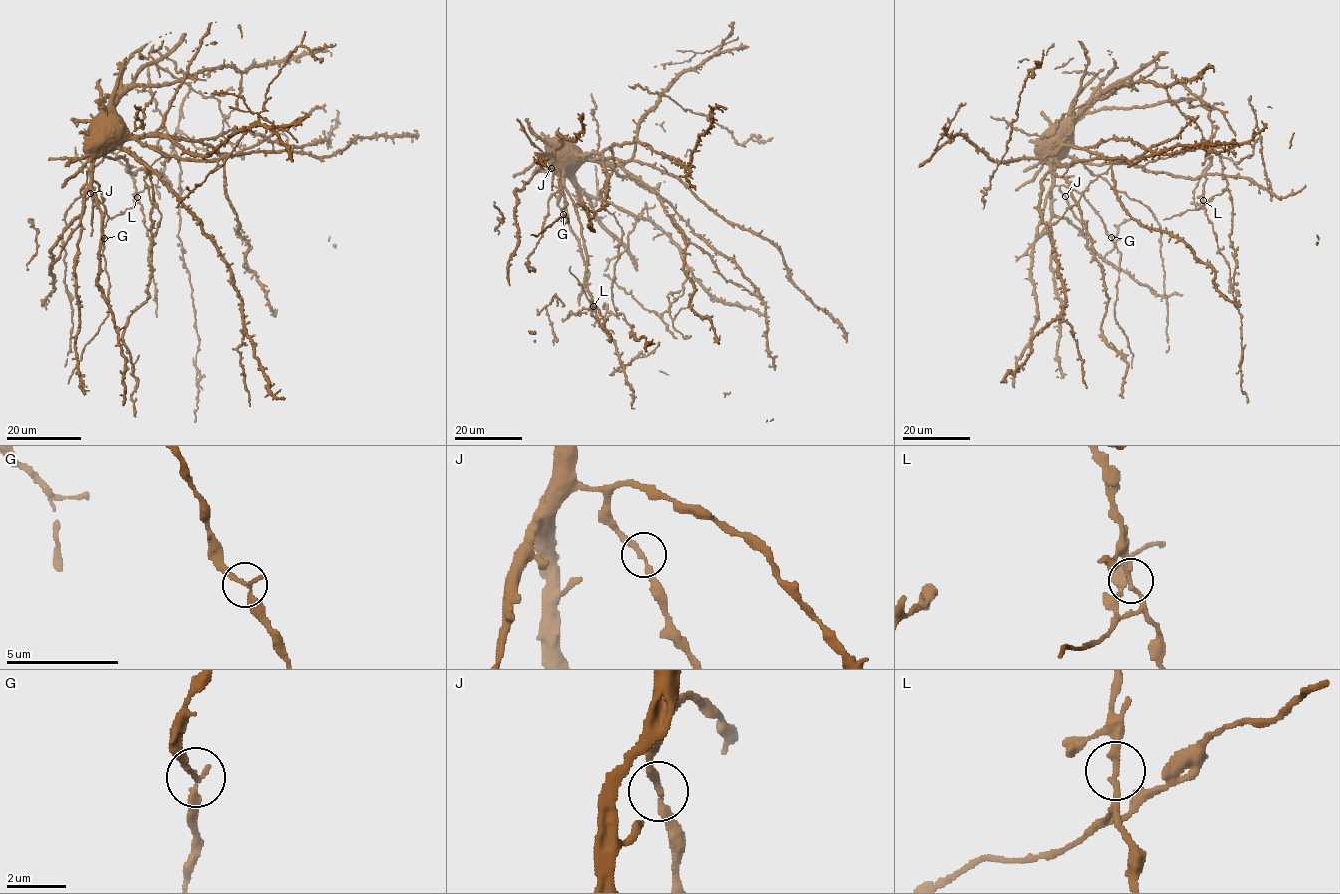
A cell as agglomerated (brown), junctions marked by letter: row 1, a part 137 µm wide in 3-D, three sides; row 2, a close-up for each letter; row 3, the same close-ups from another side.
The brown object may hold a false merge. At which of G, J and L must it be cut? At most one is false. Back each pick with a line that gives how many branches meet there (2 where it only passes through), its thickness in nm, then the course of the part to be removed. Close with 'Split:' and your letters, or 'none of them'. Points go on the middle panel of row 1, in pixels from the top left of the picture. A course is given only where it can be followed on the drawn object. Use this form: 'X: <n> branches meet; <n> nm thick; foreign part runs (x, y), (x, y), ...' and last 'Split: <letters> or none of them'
L: 2 branches meet; 200 nm thick; foreign part runs (594, 306), (605, 320), (603, 327), (610, 340)
Split: L

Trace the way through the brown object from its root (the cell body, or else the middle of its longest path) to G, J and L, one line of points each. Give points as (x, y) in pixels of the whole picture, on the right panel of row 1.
G: (1066, 121), (1059, 127), (1059, 161), (1055, 168), (1054, 183), (1078, 191), (1101, 218), (1110, 236)
J: (1066, 121), (1059, 127), (1059, 161), (1055, 168), (1054, 182), (1065, 195)
L: (1066, 121), (1072, 134), (1069, 156), (1094, 164), (1132, 163), (1192, 179), (1203, 176), (1206, 179), (1203, 199)

